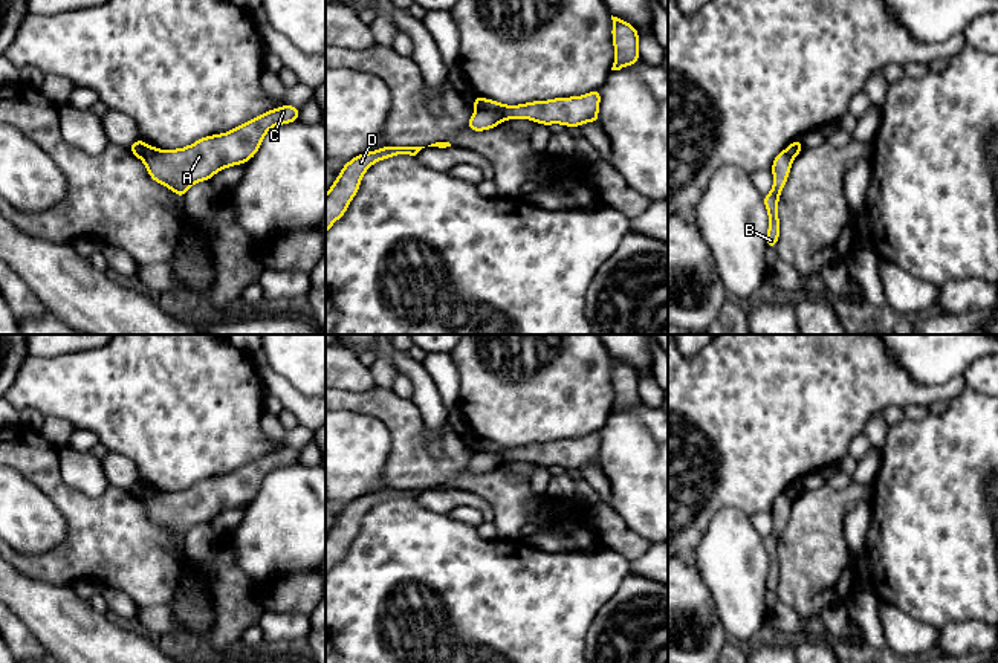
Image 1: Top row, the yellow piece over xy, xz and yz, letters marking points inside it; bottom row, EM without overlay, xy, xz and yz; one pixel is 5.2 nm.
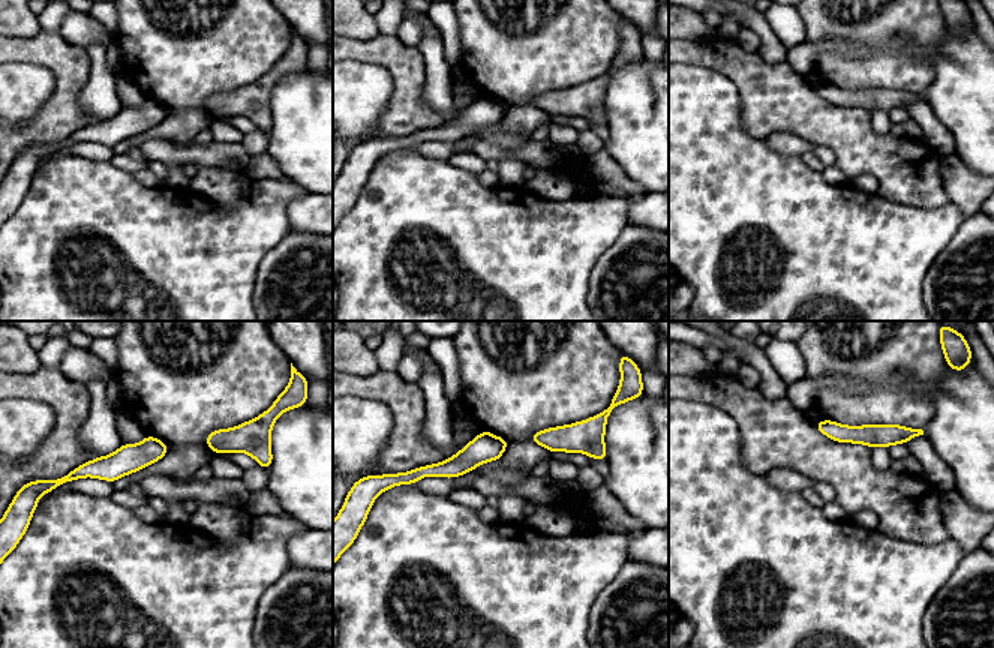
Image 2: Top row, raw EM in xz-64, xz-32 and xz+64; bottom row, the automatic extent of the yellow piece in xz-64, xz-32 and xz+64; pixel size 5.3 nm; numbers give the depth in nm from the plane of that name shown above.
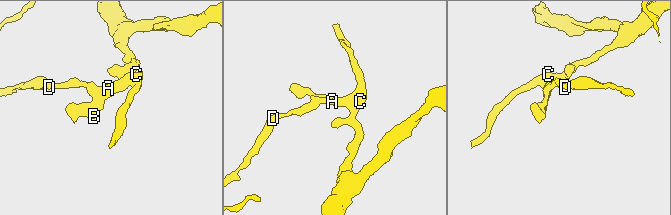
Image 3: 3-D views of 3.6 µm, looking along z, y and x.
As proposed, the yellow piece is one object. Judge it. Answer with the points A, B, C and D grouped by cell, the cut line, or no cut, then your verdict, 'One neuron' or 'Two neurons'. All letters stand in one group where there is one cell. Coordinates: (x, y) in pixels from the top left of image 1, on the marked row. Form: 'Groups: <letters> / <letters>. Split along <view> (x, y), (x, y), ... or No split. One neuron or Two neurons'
Groups: A B C / D. Split along xz (476, 107), (497, 110), (505, 118). Two neurons

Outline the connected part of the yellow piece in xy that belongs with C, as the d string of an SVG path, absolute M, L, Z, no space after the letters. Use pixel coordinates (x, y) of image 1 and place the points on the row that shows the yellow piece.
M281 105L228 133L205 136L185 148L159 150L139 159L154 182L171 188L183 199L191 185L209 180L220 170L252 159L272 127L298 119L300 107Z

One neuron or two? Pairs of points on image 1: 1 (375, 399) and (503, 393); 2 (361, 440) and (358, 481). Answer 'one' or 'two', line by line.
1: two
2: one

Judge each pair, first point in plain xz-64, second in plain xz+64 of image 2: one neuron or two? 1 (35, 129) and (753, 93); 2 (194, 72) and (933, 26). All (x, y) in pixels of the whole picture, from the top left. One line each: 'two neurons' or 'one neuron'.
1: one neuron
2: one neuron

